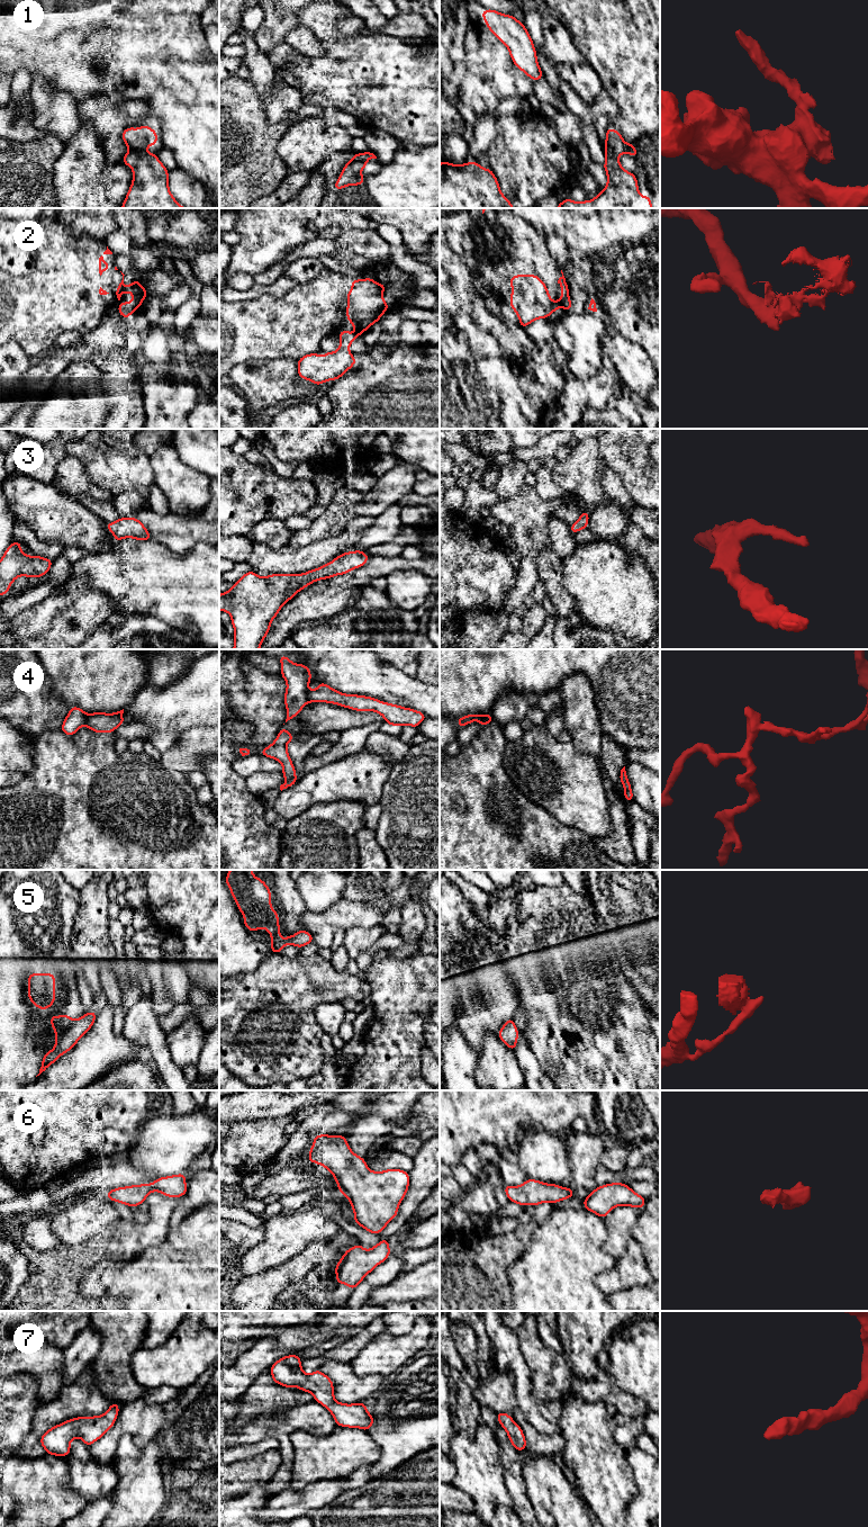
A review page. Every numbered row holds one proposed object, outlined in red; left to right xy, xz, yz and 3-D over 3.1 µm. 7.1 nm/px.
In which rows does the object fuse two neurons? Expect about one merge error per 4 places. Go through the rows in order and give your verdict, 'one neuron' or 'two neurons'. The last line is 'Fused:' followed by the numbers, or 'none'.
1: two neurons
2: two neurons
3: one neuron
4: two neurons
5: two neurons
6: one neuron
7: one neuron
Fused: 1, 2, 4, 5

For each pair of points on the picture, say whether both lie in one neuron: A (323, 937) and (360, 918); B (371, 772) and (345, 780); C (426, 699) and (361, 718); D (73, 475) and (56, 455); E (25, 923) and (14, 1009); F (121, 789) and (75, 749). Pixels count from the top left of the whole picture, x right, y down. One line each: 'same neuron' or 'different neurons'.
A: same neuron
B: same neuron
C: different neurons
D: different neurons
E: same neuron
F: same neuron

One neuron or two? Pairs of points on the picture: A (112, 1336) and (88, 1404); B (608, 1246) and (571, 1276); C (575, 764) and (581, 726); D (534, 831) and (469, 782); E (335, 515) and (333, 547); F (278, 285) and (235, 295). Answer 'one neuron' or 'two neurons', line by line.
A: two neurons
B: two neurons
C: two neurons
D: one neuron
E: two neurons
F: one neuron

